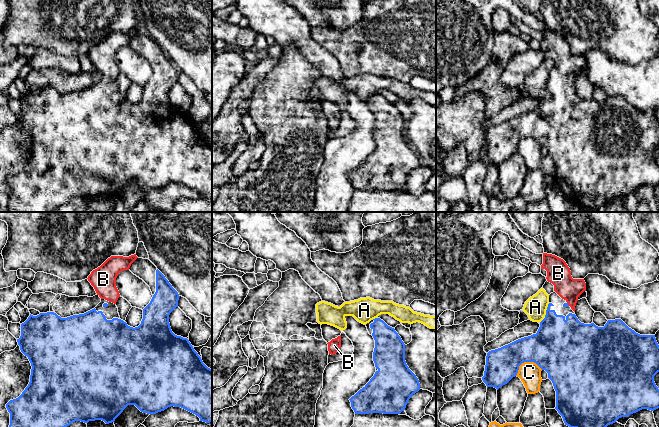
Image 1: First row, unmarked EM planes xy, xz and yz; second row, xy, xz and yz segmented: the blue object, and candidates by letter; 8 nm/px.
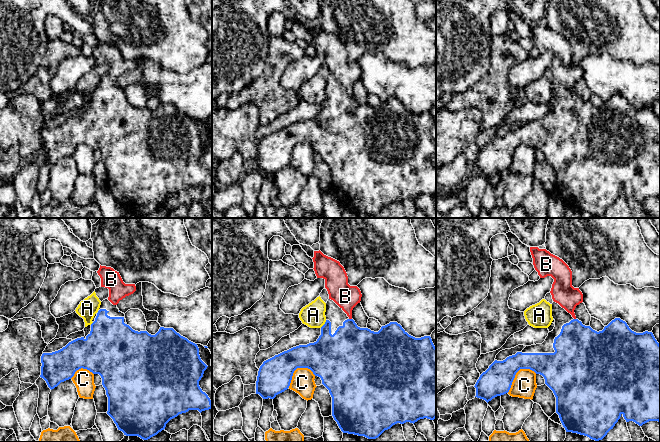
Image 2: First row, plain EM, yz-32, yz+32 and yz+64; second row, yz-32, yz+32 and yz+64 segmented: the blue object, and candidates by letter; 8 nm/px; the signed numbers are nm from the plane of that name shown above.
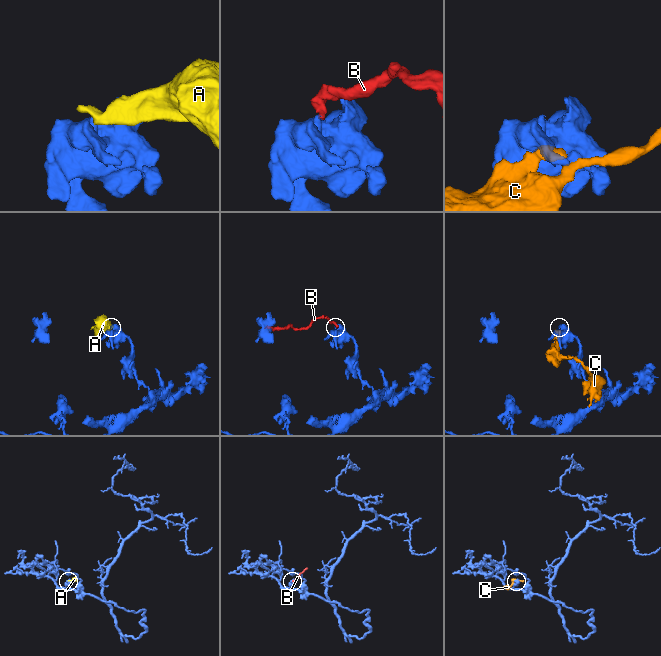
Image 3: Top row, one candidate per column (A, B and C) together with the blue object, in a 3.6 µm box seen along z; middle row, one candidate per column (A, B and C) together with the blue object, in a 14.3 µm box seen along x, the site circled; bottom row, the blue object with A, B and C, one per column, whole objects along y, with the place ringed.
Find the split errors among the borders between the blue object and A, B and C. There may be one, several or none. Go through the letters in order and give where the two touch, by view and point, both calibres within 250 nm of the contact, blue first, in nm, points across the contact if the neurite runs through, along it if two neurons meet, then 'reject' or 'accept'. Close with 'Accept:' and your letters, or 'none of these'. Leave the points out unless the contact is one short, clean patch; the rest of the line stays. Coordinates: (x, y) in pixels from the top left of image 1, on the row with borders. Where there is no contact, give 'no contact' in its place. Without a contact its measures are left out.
A: meets blue in yz at (546, 313); 380 nm thick on the blue side, 180 nm on the other; reject
B: meets blue in yz at (567, 304); 30 nm thick on the blue side, 190 nm on the other; runs through yz (565, 304), (567, 304), (568, 289), (559, 274); accept
C: meets blue in yz at (526, 361); 380 nm thick on the blue side, 180 nm on the other; reject
Accept: B

